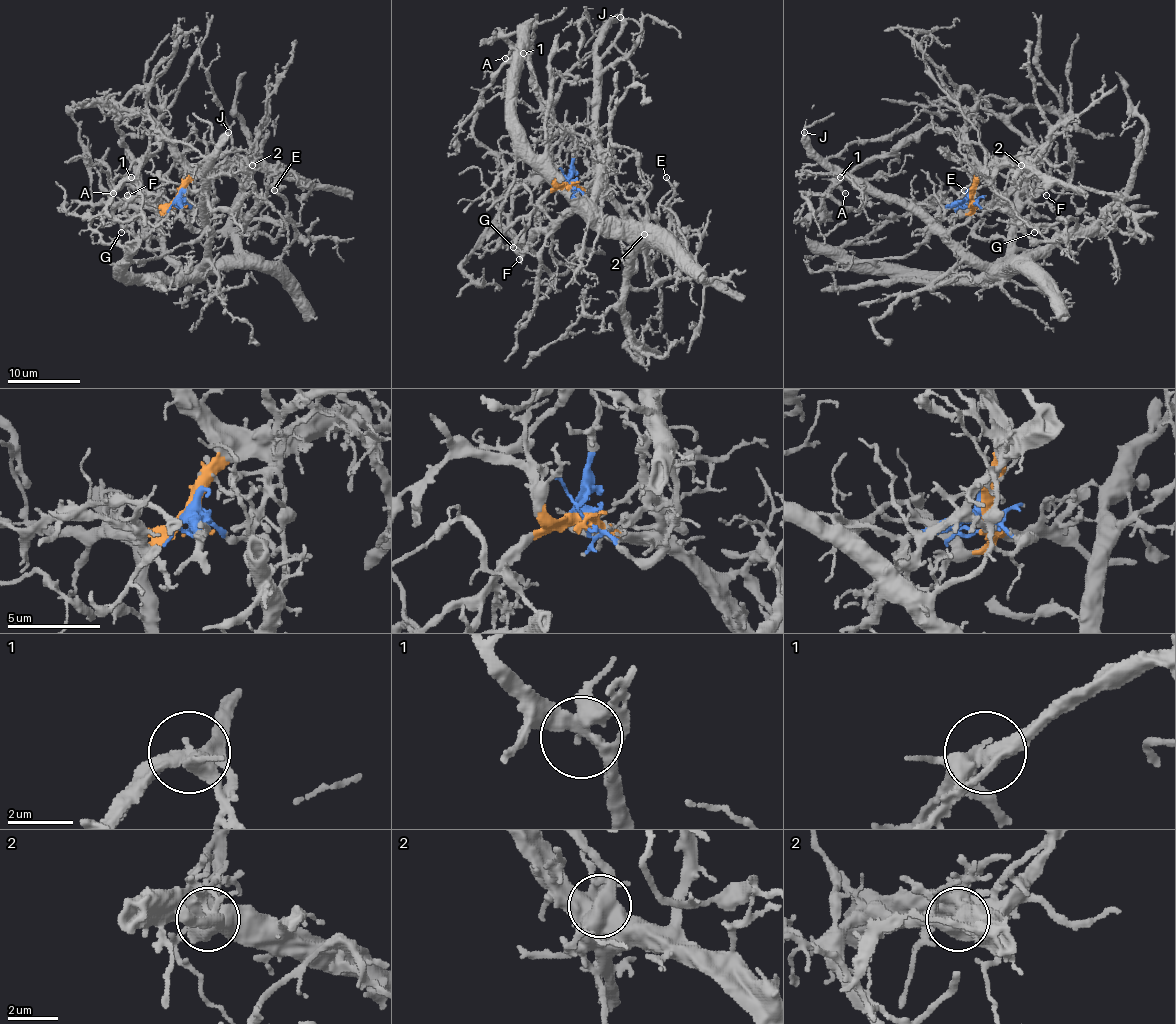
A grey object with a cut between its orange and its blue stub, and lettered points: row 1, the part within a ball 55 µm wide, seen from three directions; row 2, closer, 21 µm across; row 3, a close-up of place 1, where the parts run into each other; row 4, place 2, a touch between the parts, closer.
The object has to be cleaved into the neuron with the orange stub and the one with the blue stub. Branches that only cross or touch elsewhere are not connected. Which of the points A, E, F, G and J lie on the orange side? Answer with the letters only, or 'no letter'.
A, E, G

